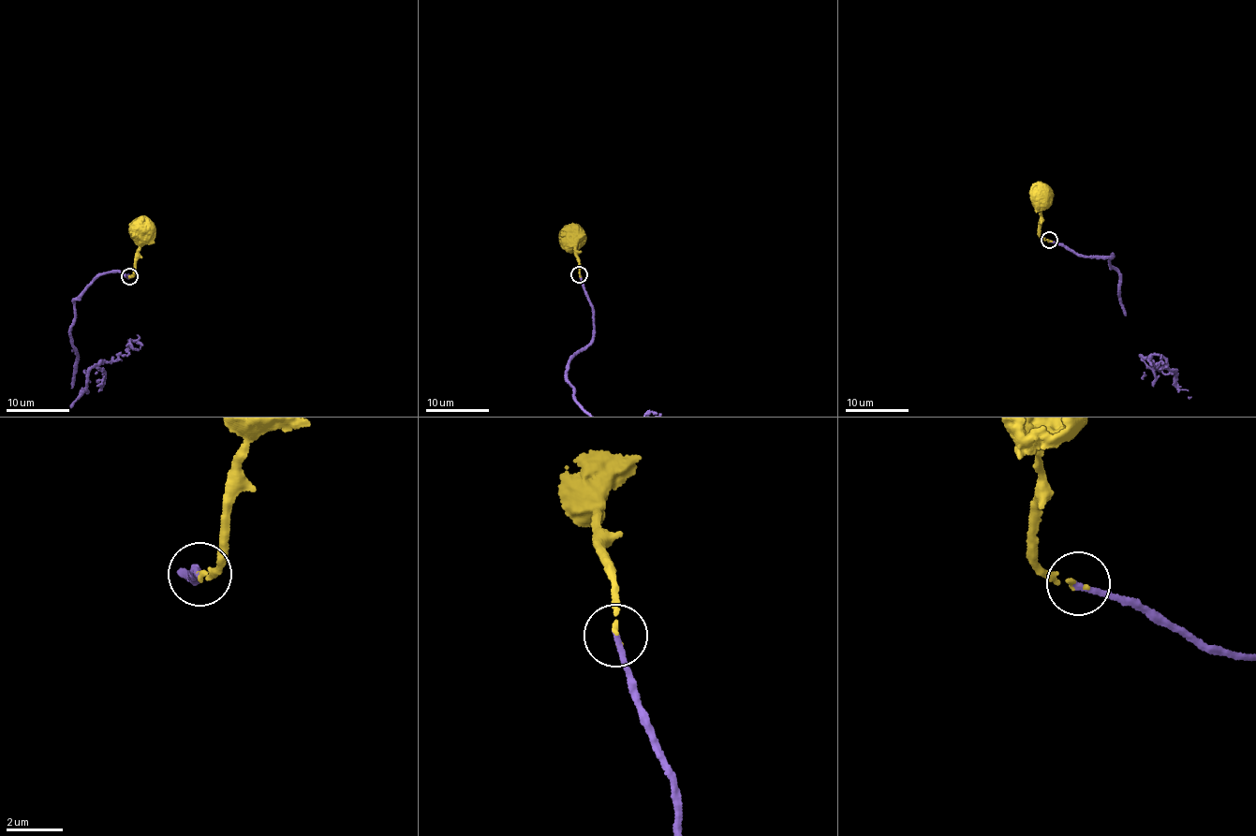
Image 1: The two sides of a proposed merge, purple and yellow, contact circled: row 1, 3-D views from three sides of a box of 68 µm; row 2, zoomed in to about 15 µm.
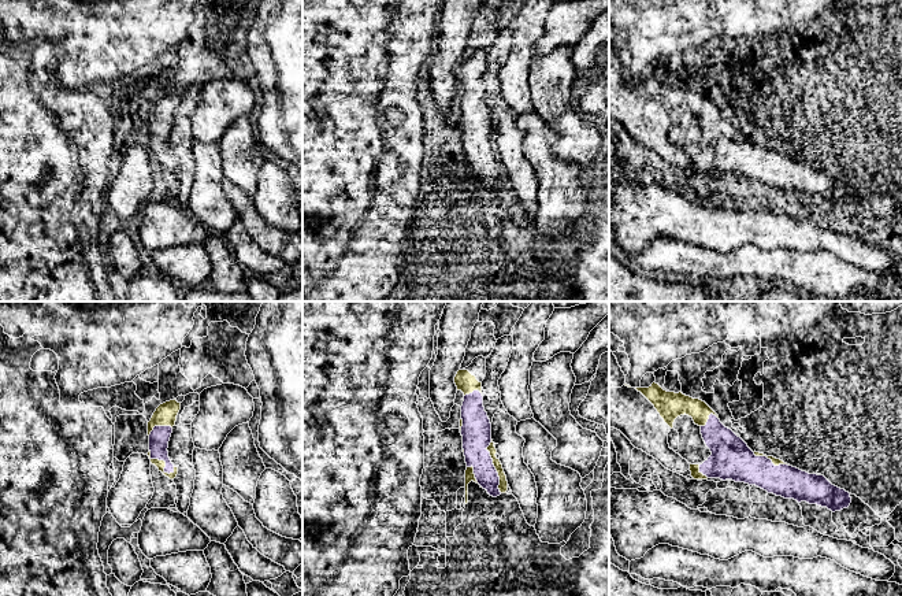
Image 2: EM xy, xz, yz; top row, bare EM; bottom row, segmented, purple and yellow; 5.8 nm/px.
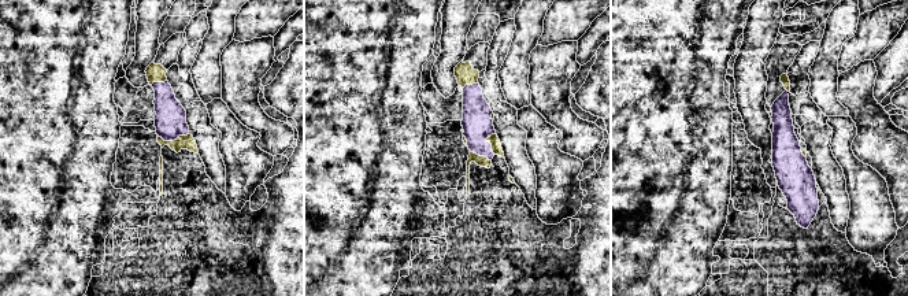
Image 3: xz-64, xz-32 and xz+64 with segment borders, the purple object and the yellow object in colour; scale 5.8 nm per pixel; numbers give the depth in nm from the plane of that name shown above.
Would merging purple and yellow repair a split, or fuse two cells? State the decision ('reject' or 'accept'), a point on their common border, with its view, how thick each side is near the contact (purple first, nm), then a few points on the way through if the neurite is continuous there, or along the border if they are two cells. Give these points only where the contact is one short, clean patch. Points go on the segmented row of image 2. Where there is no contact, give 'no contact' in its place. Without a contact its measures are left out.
accept; contact xz (493, 466); calibres 180 and 60 nm

